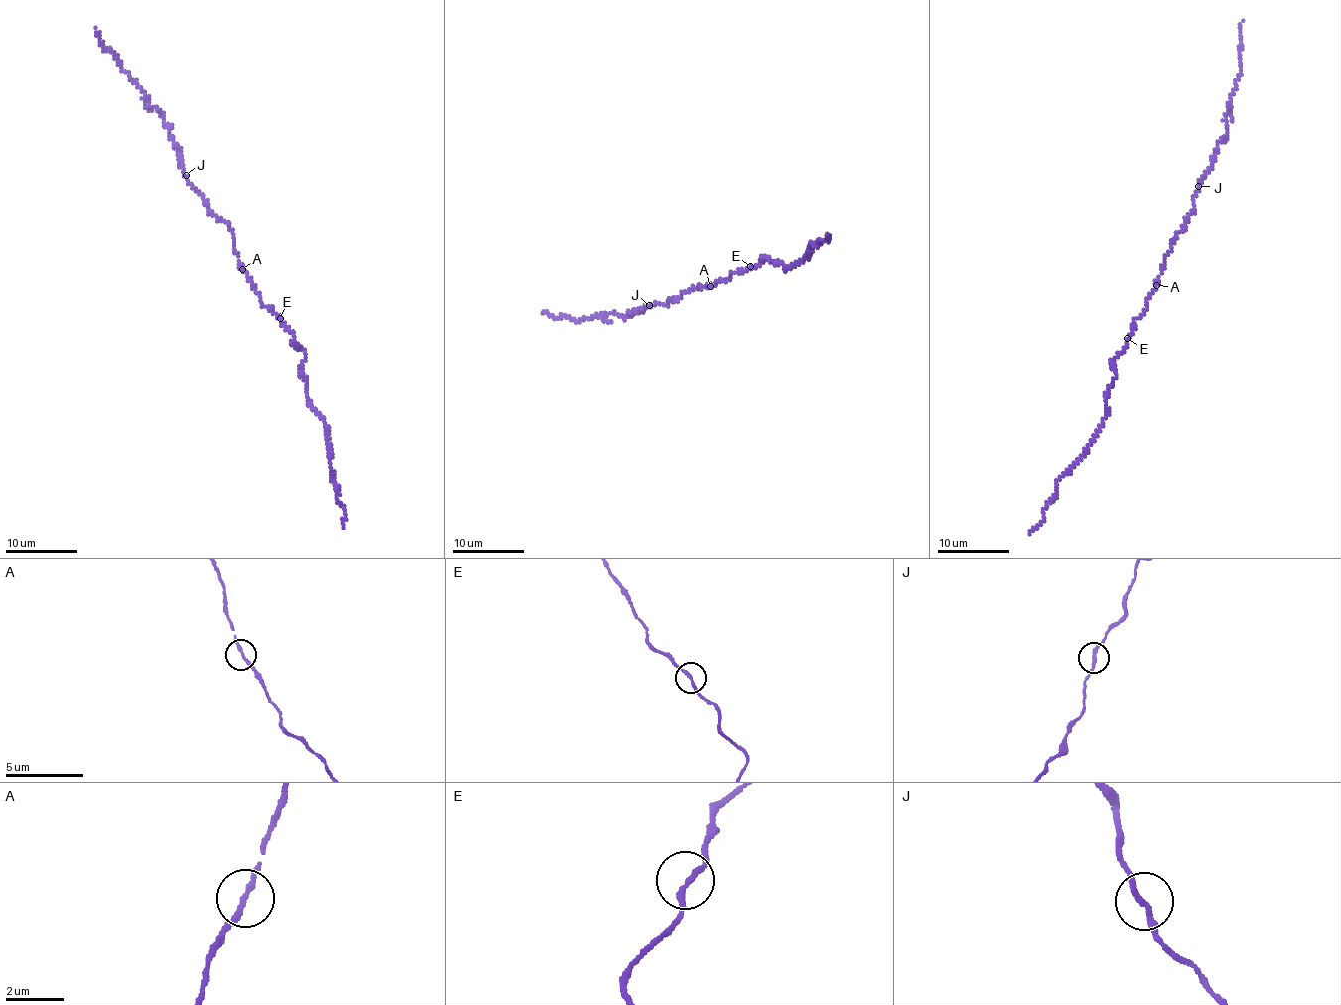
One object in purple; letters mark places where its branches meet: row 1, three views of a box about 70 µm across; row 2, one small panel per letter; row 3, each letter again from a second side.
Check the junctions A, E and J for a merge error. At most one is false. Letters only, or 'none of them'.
none of them

